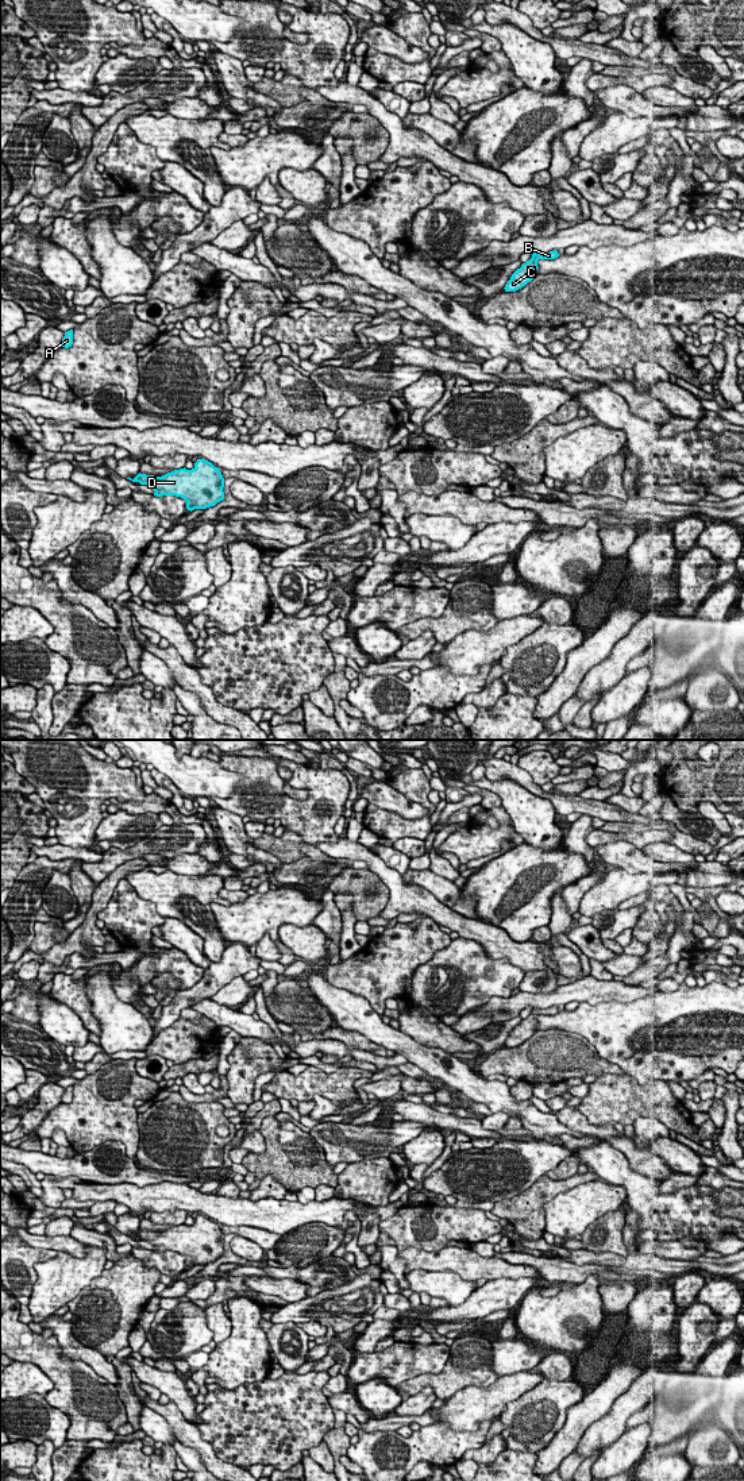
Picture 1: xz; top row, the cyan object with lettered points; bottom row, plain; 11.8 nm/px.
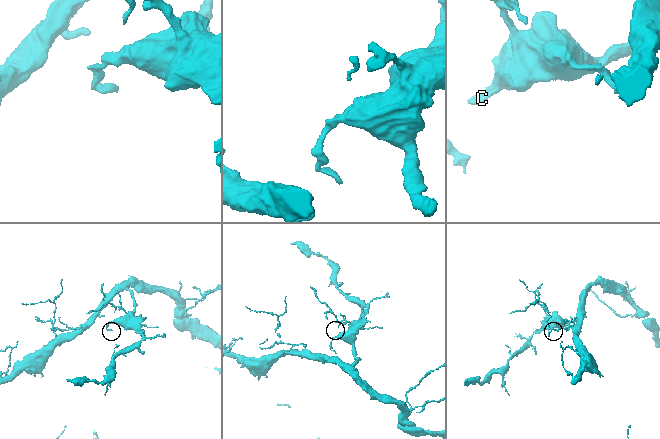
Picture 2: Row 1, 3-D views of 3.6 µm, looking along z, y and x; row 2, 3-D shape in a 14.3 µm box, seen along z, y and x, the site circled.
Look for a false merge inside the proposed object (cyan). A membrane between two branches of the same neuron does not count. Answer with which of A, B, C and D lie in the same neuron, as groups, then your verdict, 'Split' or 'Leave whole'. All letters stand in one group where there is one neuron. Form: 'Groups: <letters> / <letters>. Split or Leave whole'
Groups: A B C D. Leave whole

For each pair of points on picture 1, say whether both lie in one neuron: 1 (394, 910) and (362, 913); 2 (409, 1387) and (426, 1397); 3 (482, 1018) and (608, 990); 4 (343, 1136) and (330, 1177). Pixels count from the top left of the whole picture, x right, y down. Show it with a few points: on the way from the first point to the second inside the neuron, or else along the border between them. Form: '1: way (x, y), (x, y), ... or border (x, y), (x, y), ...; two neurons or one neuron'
1: border (381, 879), (389, 890), (389, 901), (378, 914); two neurons
2: border (409, 1396), (428, 1385), (436, 1397); two neurons
3: way (513, 1005), (521, 999), (551, 999), (577, 991); one neuron
4: border (315, 1140), (322, 1148), (326, 1161), (334, 1167); two neurons

